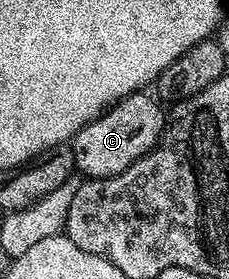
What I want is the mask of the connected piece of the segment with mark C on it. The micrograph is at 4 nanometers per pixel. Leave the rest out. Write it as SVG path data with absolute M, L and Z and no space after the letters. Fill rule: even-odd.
M148 92L126 96L92 122L86 123L70 139L76 170L85 179L118 176L123 170L130 168L130 164L134 164L142 155L150 153L156 147L166 125L166 110L163 110L165 107L155 97L153 98Z

